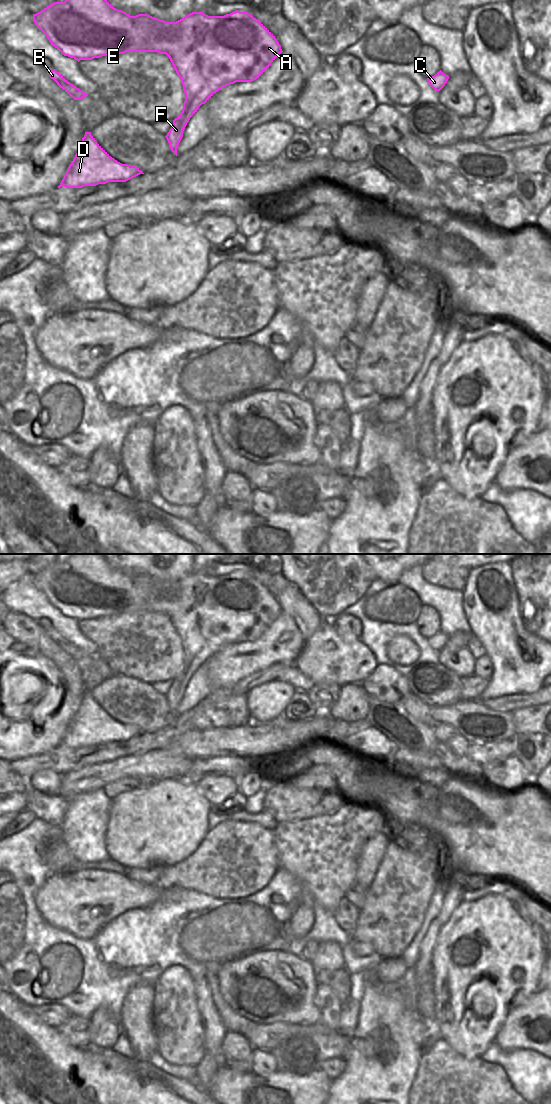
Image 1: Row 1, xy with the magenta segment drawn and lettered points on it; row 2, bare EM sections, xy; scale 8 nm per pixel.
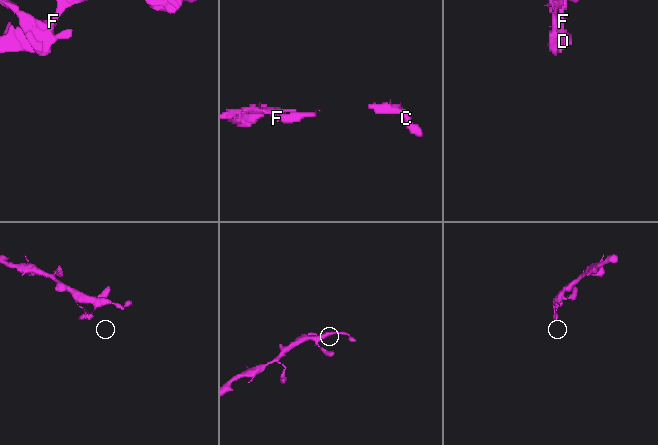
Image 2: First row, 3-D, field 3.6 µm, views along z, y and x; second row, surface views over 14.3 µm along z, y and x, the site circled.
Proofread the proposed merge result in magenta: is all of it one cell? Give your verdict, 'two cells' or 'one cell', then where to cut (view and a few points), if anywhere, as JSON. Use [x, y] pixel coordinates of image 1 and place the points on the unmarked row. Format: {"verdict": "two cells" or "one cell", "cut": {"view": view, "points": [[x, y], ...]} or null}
{"verdict": "two cells", "cut": {"view": "xy", "points": [[182, 671], [189, 678]]}}

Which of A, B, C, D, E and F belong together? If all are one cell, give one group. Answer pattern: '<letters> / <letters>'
A C E / B D F

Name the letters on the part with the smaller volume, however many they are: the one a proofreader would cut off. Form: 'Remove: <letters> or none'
Remove: B, D, F

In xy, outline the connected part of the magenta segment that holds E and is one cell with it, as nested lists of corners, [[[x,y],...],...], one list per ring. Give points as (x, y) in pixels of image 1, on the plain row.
[[[71,554],[64,562],[54,562],[33,574],[37,588],[61,614],[80,620],[116,616],[126,612],[158,612],[166,614],[181,639],[185,661],[182,672],[191,678],[202,664],[216,652],[236,642],[252,642],[259,638],[283,612],[275,596],[248,572],[238,570],[224,576],[208,576],[192,572],[176,582],[166,582],[148,574],[130,576],[114,568],[103,554]]]

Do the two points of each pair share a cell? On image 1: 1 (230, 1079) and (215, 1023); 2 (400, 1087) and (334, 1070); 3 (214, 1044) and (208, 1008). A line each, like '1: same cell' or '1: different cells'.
1: different cells
2: different cells
3: same cell

